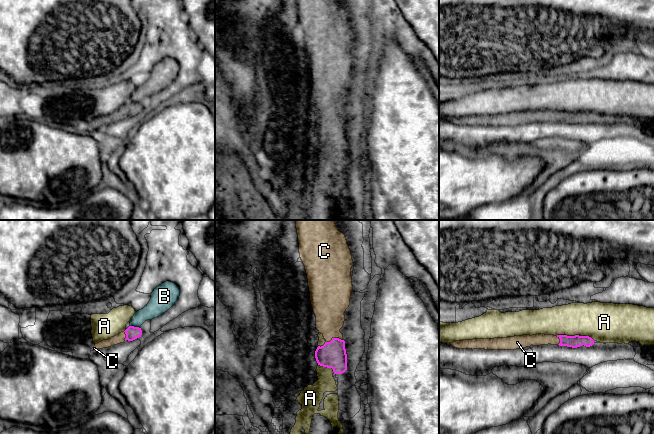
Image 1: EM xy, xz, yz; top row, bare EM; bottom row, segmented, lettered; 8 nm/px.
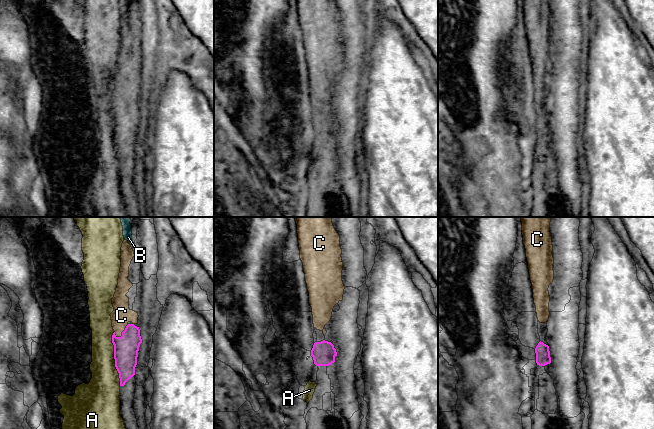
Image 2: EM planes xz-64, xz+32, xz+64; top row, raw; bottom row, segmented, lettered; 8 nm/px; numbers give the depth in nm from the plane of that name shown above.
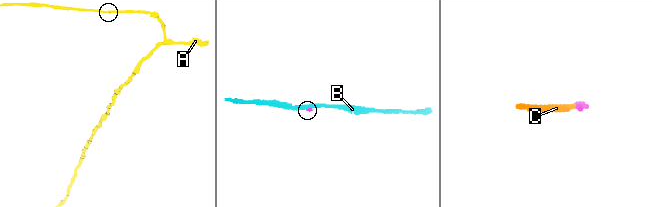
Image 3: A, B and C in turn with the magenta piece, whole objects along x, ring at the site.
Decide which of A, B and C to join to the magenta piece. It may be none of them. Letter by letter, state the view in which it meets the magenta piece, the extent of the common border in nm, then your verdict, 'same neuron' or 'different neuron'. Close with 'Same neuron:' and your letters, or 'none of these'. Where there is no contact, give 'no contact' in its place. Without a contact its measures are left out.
A: meets magenta in yz; contact 320 nm long; different neuron
B: meets magenta in xy; contact 70 nm long; different neuron
C: meets magenta in xz; contact 140 nm long; same neuron
Same neuron: C

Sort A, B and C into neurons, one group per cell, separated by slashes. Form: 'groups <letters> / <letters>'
groups A / B / C

